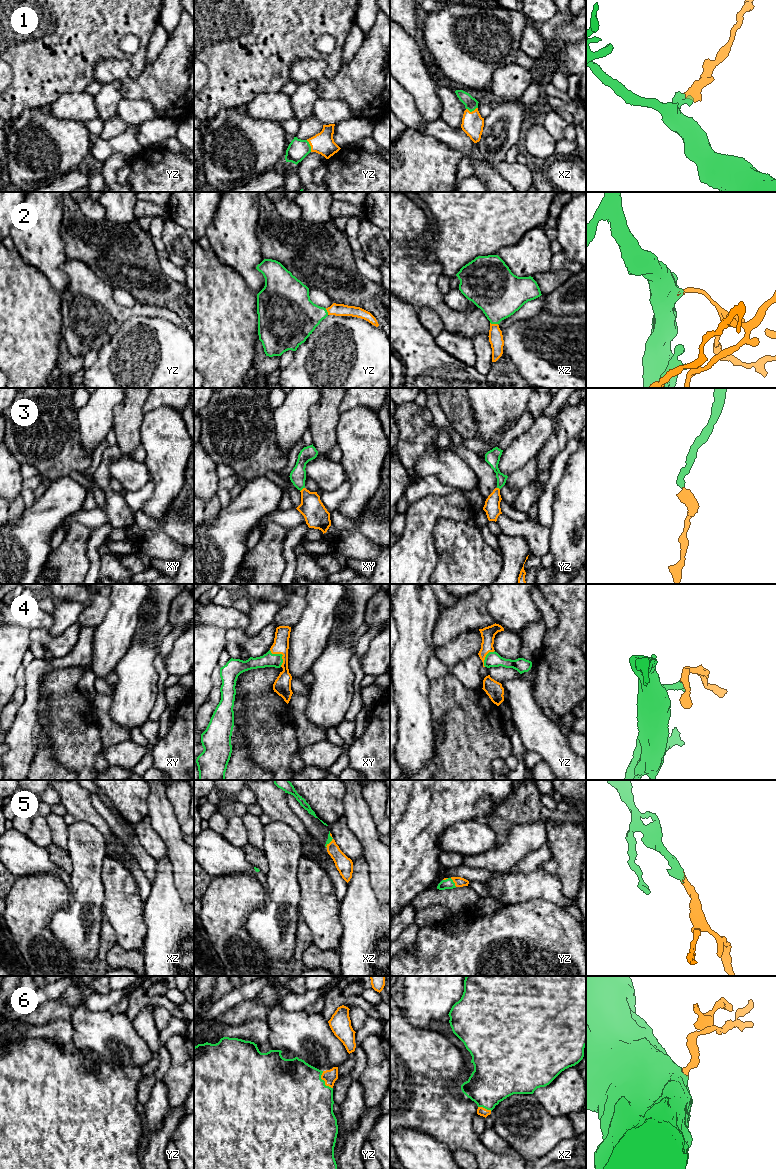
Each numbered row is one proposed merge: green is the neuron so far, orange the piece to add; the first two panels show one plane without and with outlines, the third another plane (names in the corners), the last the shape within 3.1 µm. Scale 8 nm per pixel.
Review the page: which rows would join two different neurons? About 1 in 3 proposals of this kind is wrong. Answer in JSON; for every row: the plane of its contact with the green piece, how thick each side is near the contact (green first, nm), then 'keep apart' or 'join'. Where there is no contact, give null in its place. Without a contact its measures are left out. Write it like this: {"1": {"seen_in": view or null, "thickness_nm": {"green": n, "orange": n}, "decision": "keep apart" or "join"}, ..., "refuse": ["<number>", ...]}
{"1": {"seen_in": "yz", "thickness_nm": {"green": 170, "orange": 180}, "decision": "join"}, "2": {"seen_in": "xz", "thickness_nm": {"green": 380, "orange": 110}, "decision": "join"}, "3": {"seen_in": "xy", "thickness_nm": {"green": 130, "orange": 190}, "decision": "join"}, "4": {"seen_in": "xy", "thickness_nm": {"green": 110, "orange": 140}, "decision": "join"}, "5": {"seen_in": "yz", "thickness_nm": {"green": 80, "orange": 80}, "decision": "join"}, "6": {"seen_in": "yz", "thickness_nm": {"green": 480, "orange": 110}, "decision": "join"}, "refuse": []}

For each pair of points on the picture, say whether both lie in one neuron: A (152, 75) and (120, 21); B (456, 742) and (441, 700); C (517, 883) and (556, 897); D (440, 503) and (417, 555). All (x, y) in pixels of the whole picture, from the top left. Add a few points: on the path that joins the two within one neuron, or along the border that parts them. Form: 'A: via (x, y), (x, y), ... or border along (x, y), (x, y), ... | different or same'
A: border along (146, 65), (144, 70), (135, 77) | different
B: via (456, 732), (456, 715), (451, 710) | same
C: via (527, 885), (544, 885), (546, 887) | same
D: via (427, 516), (419, 524), (417, 542) | same

